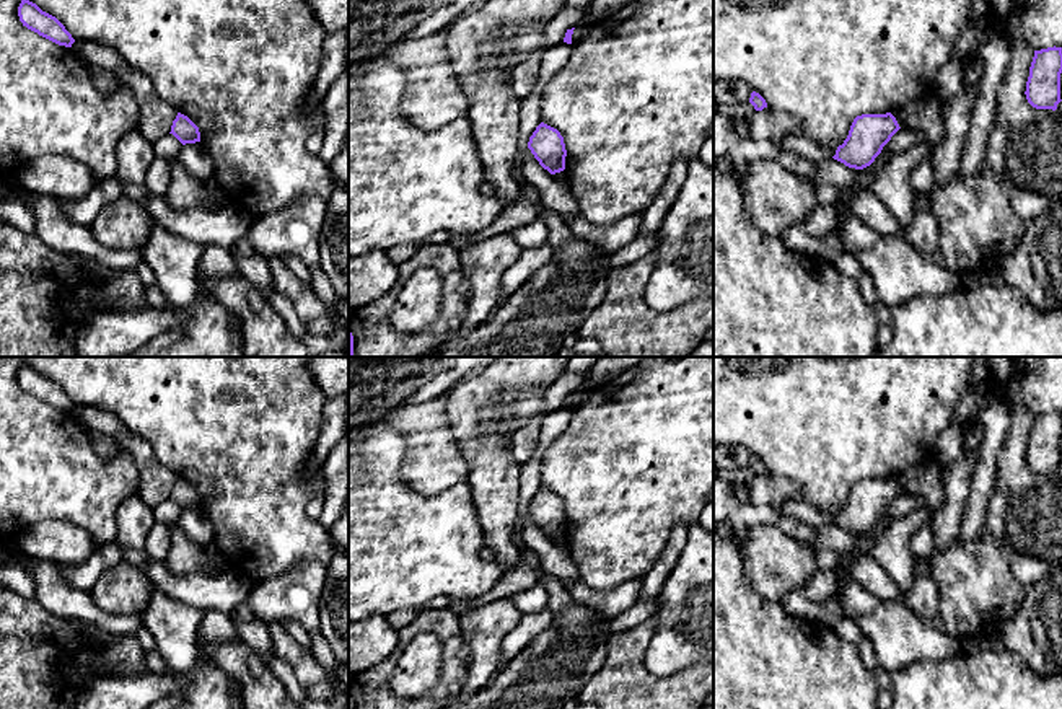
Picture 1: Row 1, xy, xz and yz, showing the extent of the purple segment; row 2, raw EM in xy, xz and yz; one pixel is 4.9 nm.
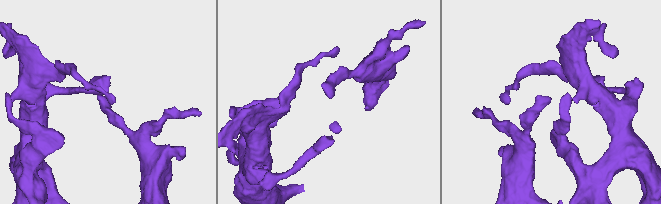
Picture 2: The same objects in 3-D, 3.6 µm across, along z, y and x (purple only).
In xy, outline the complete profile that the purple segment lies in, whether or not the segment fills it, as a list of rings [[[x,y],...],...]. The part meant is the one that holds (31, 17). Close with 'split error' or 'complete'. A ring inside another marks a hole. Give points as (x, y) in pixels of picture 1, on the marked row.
[[[21,0],[18,7],[18,16],[23,26],[59,46],[72,47],[75,42],[72,34],[55,16],[42,11],[36,3],[29,0]]] | complete

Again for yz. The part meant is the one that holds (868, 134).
[[[891,112],[857,116],[847,139],[837,147],[832,158],[849,168],[863,170],[875,161],[899,129]]] | complete

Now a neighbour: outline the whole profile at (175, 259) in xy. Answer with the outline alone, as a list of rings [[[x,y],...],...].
[[[153,222],[148,243],[142,249],[142,262],[155,272],[156,285],[171,306],[184,308],[192,303],[202,251],[204,246]]]

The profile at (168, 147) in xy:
[[[166,134],[153,143],[155,156],[166,161],[178,158],[181,148],[182,143],[173,134]]]

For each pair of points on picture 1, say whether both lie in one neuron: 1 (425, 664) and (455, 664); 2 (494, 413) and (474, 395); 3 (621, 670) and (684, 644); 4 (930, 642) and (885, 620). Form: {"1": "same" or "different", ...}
{"1": "different", "2": "different", "3": "different", "4": "same"}

